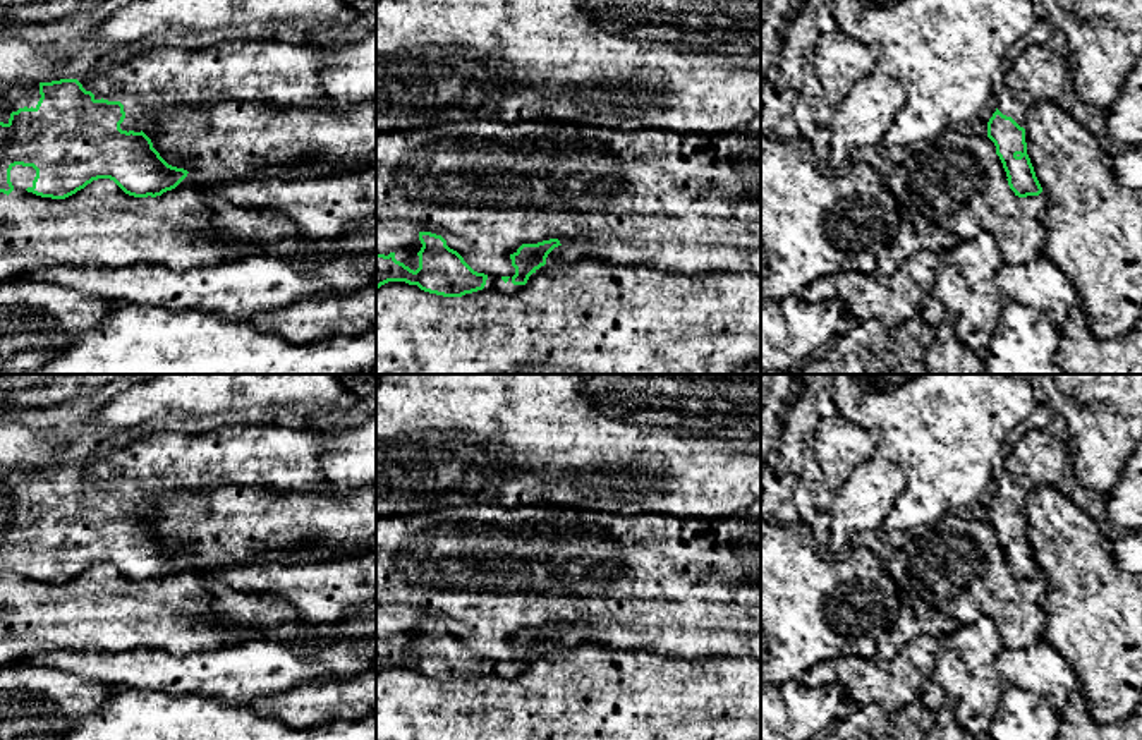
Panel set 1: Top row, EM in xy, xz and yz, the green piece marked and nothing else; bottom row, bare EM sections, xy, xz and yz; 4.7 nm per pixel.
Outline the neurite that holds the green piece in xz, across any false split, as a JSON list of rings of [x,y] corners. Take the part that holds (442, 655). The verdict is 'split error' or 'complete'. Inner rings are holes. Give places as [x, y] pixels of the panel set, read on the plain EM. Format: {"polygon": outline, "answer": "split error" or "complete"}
{"polygon": [[[419,616],[419,625],[422,632],[417,637],[419,652],[416,656],[397,646],[395,637],[376,639],[376,673],[388,666],[405,666],[443,682],[462,682],[477,675],[512,678],[546,649],[546,642],[555,632],[562,630],[558,623],[522,628],[510,639],[515,659],[491,661],[474,656],[457,635],[446,630],[441,620]]], "answer": "split error"}

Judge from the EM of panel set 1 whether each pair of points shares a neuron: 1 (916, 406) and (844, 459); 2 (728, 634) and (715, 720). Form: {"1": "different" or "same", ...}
{"1": "different", "2": "different"}

